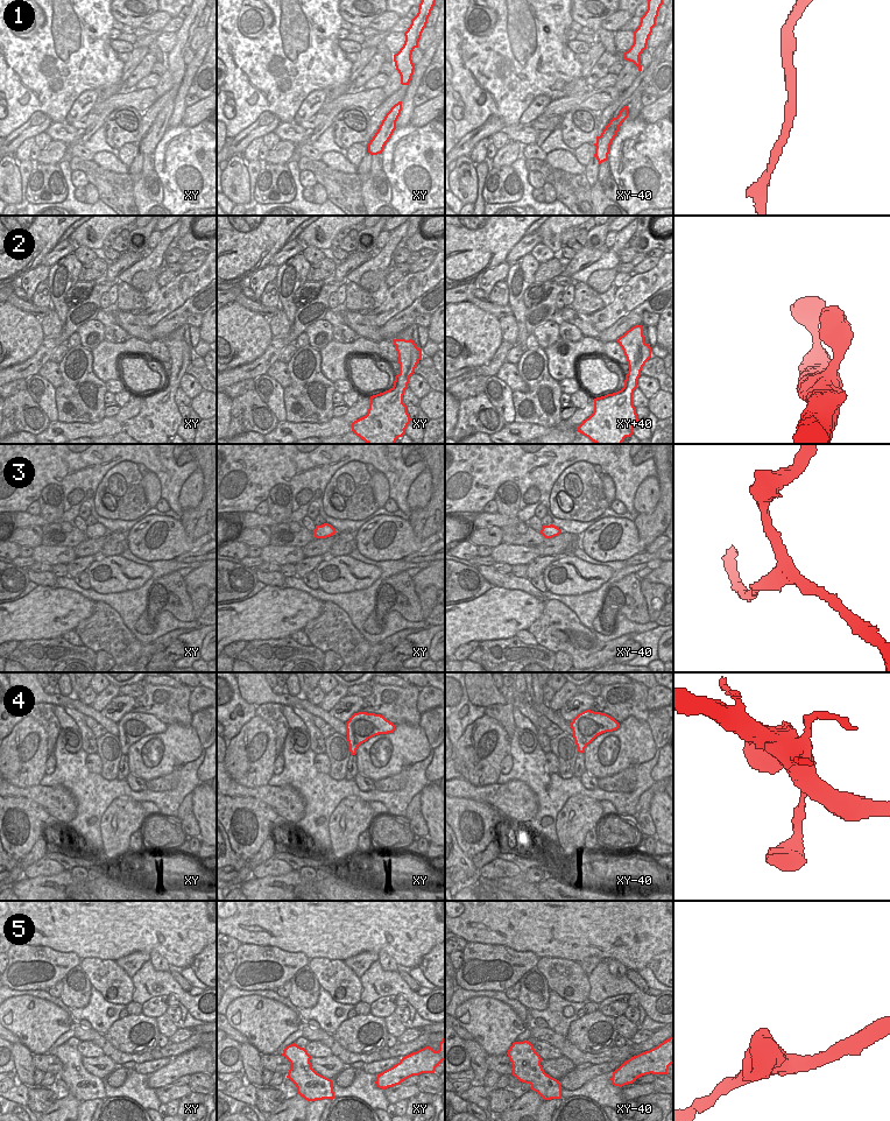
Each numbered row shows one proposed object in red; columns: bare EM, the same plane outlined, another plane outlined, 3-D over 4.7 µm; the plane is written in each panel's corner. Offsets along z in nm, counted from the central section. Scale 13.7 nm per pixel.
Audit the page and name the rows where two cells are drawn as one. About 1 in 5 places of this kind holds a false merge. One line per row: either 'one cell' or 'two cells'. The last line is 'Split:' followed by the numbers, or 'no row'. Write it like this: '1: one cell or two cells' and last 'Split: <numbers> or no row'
1: one cell
2: one cell
3: one cell
4: one cell
5: one cell
Split: no row

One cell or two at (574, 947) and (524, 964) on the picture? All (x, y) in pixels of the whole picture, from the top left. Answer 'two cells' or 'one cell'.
two cells

